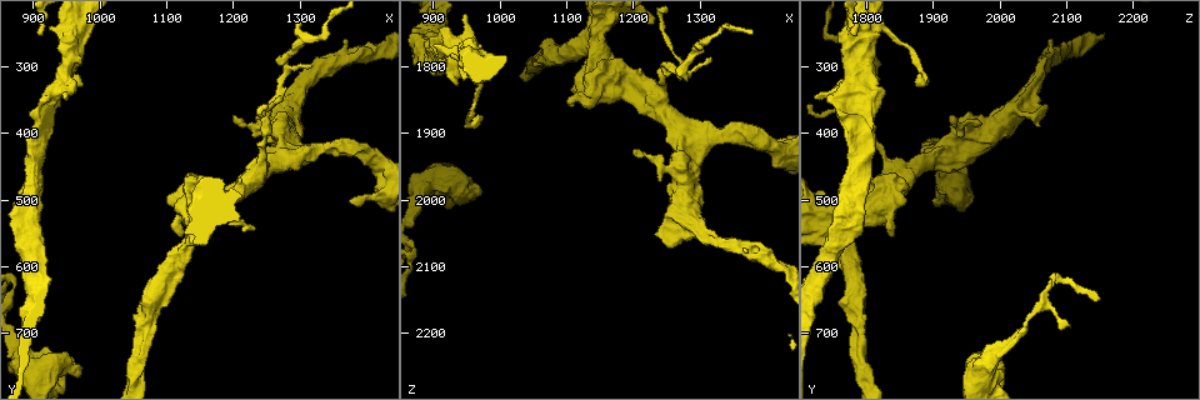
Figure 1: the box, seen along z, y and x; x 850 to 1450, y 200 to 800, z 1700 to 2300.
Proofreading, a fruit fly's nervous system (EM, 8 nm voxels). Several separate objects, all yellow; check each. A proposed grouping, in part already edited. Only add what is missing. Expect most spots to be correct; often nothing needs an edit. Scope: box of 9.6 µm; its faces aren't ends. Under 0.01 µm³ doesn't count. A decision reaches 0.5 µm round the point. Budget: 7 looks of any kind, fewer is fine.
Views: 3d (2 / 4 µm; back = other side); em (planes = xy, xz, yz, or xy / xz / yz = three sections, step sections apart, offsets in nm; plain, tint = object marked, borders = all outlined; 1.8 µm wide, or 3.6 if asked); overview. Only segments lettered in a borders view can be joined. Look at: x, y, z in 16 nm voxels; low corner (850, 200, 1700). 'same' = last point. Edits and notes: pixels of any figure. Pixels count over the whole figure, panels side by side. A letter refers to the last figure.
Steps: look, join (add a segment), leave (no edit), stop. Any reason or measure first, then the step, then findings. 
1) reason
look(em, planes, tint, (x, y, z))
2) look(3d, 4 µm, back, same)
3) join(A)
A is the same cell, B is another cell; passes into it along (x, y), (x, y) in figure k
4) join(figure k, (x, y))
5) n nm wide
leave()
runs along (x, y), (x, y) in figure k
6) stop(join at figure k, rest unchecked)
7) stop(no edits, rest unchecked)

sudden change in width
look(3d, 4 µm, (935, 765, 2000))

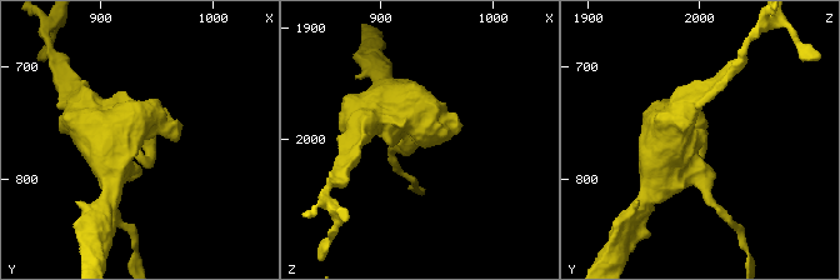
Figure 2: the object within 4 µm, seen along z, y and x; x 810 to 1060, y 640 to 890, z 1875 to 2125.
look(em, 3.6 µm, planes, borders, (938, 760, 1998))

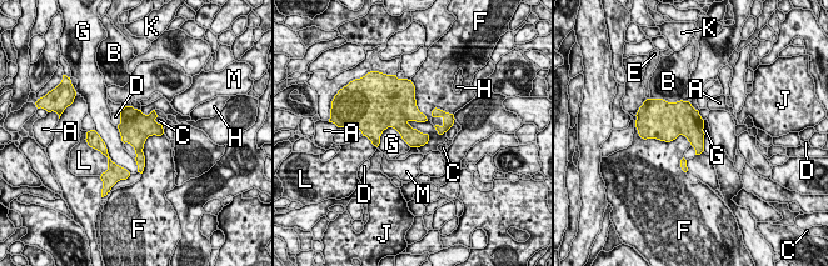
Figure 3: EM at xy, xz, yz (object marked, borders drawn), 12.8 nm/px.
leave()
A, B, C, D, E, F, G, H, J, K, L and M are other cells; border along (414, 94), (419, 147) in figure 3; none of them fits

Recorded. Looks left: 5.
long arm stops here
look(3d, 2 µm, (1375, 505, 1895))

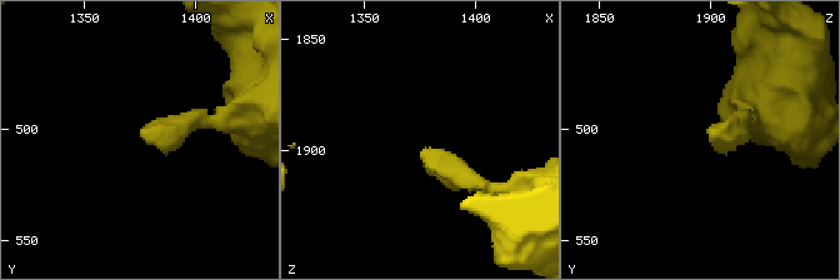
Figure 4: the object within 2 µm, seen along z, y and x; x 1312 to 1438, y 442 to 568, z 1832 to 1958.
look(em, 3.6 µm, planes, borders, (1376, 505, 1901))

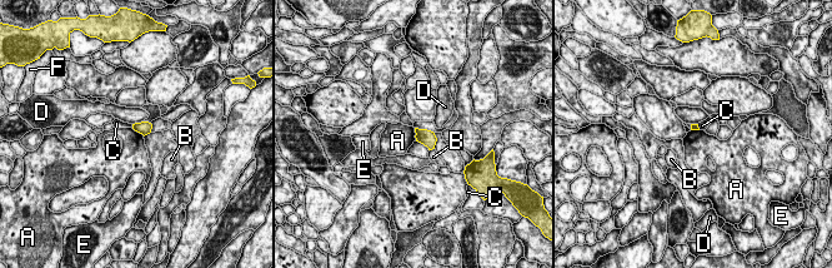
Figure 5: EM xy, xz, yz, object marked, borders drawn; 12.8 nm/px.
E touches over 220 nm
leave()
A, B, C, D, E and F are other cells; border along (414, 128), (416, 140) in figure 5; none of them fits

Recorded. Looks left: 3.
an open end
look(em, xy, step 4, tint, (970, 330, 1880))

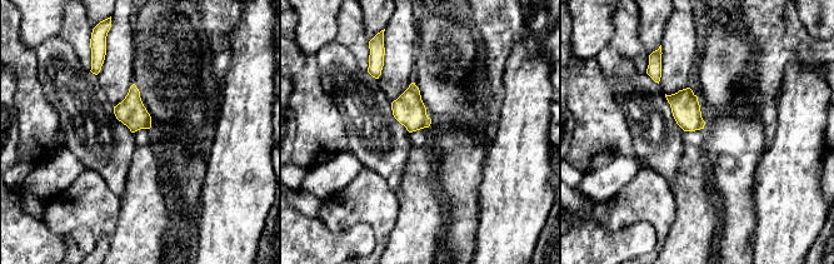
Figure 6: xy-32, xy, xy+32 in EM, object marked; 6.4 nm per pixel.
look(em, planes, borders, same)

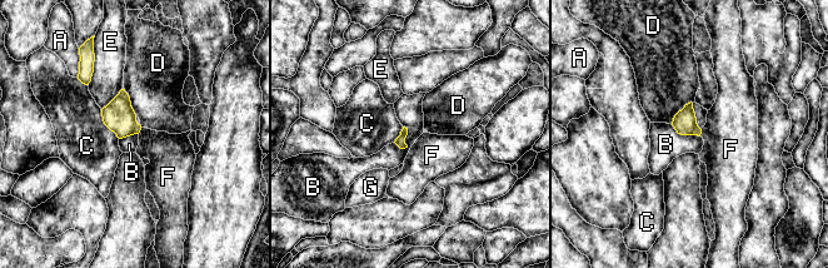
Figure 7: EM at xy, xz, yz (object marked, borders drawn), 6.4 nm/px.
leave()
A, B, C, D, E, F and G are other cells; border along (403, 125), (407, 145), (400, 149) in figure 7; no lettered segment goes on from it

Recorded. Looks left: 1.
stop(no edits, rest unchecked)

